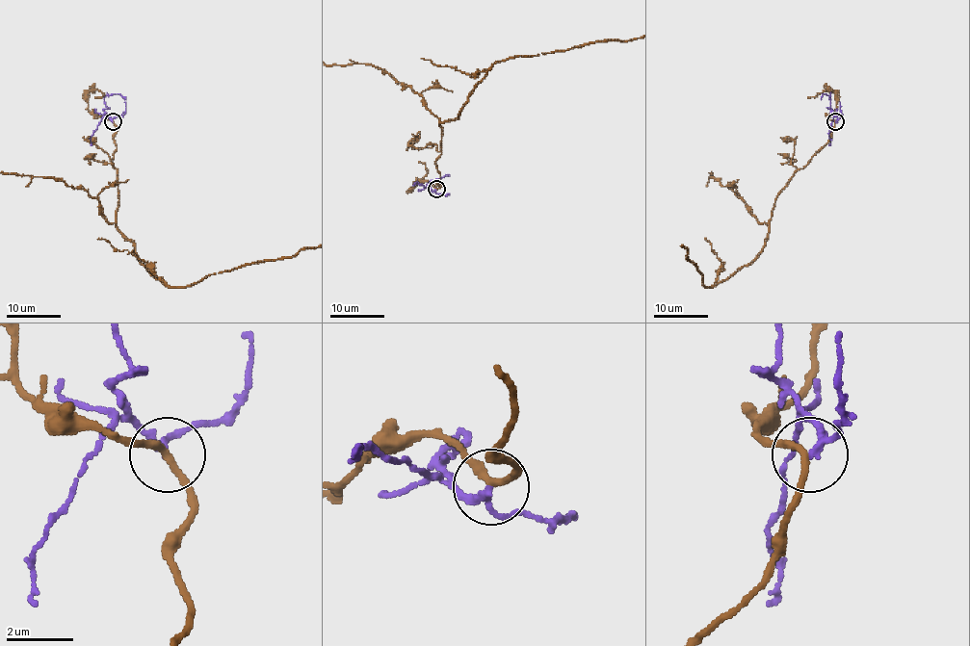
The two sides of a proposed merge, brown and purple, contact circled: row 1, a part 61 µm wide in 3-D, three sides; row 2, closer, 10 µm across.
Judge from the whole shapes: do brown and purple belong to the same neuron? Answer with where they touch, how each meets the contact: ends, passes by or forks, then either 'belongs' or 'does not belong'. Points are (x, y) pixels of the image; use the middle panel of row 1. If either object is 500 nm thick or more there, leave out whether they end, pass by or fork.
(436, 189) | brown passes by | purple passes by | does not belong

